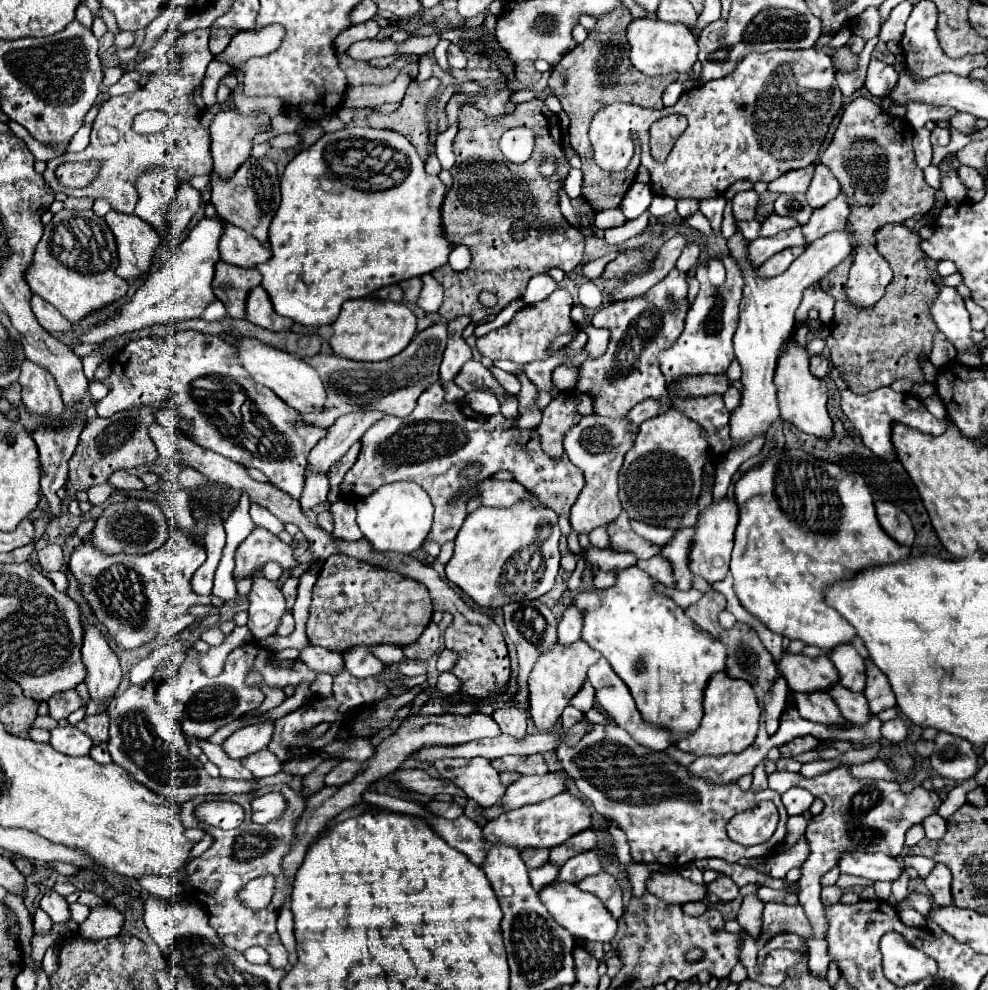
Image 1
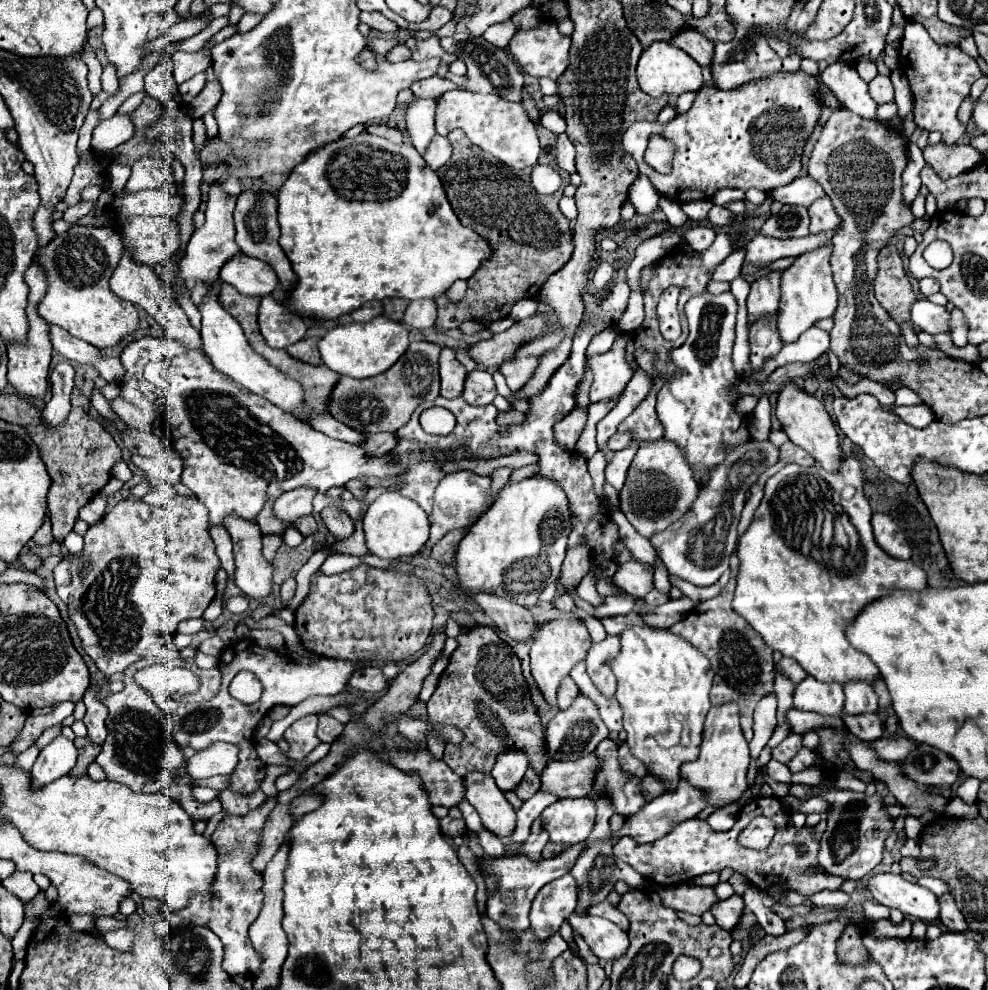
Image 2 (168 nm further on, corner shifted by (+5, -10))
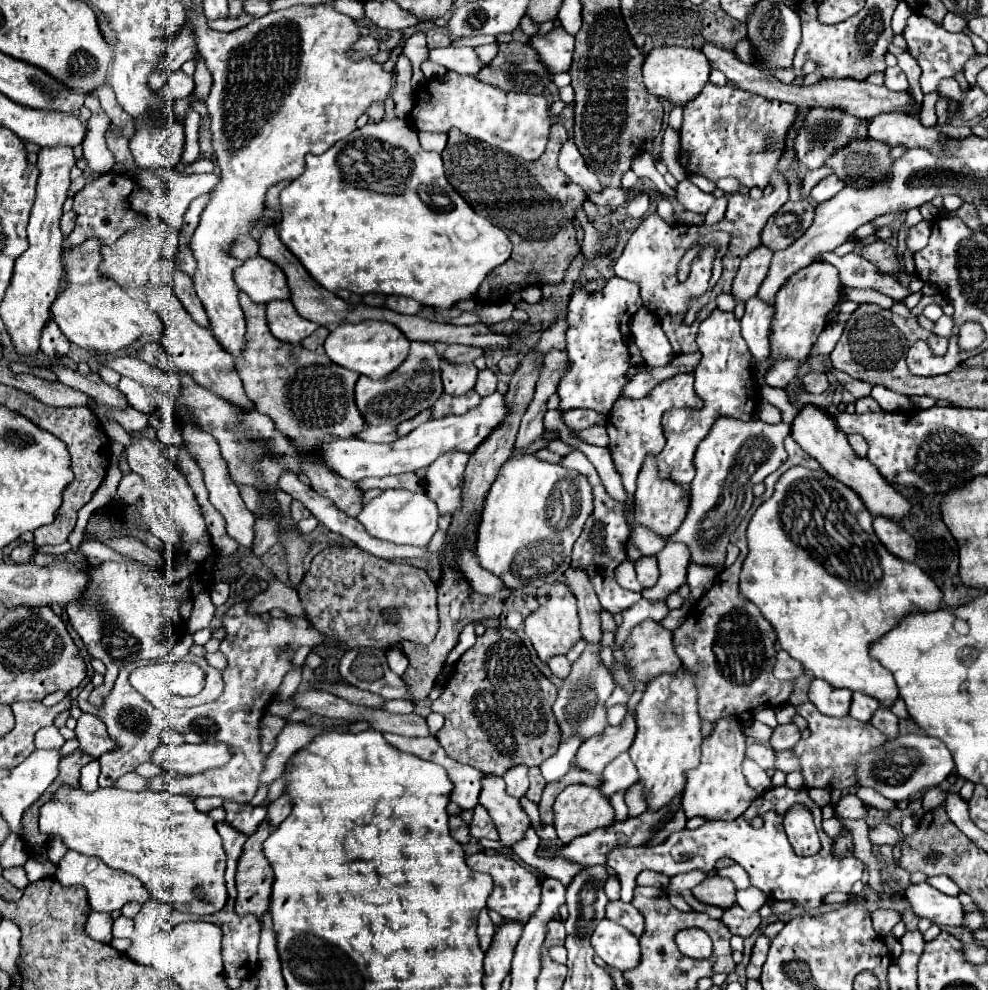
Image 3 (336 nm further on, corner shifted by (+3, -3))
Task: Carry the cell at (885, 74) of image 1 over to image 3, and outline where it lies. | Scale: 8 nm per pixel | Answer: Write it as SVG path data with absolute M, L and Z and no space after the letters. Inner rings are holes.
M888 67L886 69L886 87L892 91L908 91L908 79L900 67Z

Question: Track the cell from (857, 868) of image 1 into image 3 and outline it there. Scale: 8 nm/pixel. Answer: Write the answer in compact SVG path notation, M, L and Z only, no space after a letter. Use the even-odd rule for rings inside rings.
M920 883L906 889L906 899L918 917L926 917L936 925L964 927L964 909L958 897L944 895L928 883Z

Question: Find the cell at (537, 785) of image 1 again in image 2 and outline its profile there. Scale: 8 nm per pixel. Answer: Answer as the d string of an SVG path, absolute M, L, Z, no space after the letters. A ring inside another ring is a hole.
M592 754L576 760L576 762L550 762L542 772L540 792L552 792L558 798L584 798L592 788Z

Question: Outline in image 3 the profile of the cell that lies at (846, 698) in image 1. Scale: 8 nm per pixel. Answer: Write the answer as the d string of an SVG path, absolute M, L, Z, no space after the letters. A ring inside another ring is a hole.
M880 707L880 709L874 713L874 717L872 717L870 723L872 723L878 731L882 731L888 739L898 737L898 717L896 717L890 709Z

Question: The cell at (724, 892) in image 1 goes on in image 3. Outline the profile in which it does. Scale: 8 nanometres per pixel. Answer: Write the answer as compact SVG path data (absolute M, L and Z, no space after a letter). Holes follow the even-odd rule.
M734 905L734 907L730 907L730 909L724 911L722 921L726 923L726 927L730 929L732 935L750 937L760 927L762 919L760 919L758 913L748 913L740 905Z

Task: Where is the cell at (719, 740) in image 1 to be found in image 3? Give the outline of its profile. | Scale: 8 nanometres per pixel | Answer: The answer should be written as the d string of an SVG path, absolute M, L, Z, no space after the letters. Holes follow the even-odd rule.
M720 719L712 735L702 743L702 763L692 769L682 795L682 811L688 819L704 817L706 821L734 821L738 819L758 797L758 793L746 783L742 775L742 761L746 751L746 735L738 721Z

